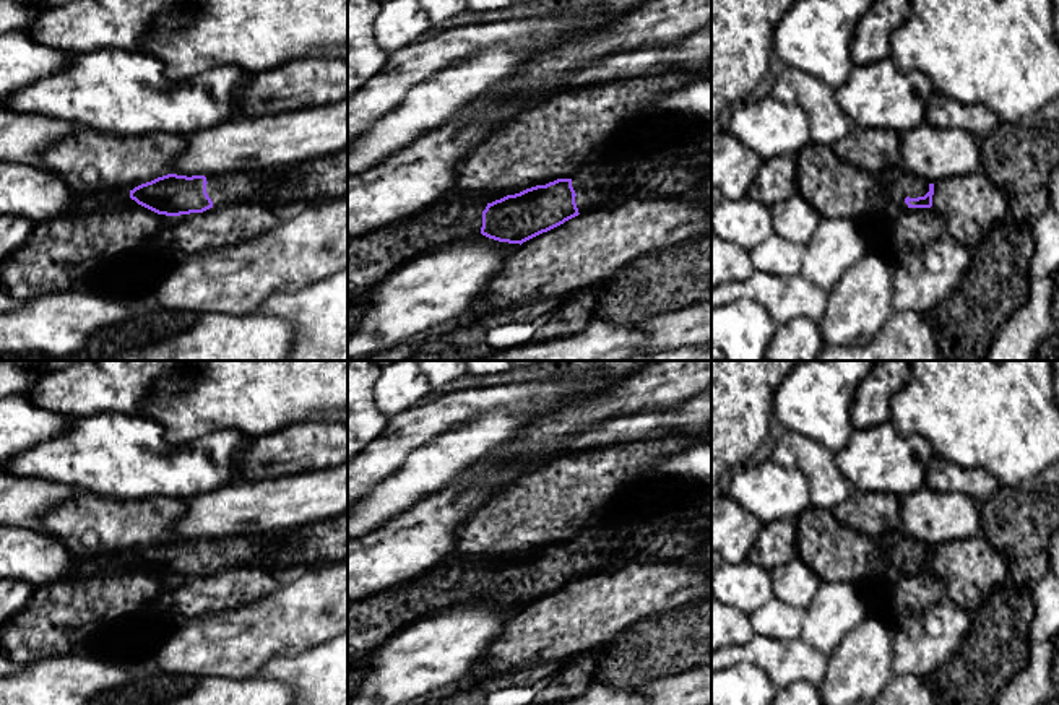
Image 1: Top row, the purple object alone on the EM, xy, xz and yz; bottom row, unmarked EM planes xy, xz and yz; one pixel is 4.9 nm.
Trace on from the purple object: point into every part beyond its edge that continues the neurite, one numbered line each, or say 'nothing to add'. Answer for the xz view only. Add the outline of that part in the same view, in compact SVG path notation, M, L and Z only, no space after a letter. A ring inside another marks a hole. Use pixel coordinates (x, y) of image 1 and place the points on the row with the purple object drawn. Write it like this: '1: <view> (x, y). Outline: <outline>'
1: xz (644, 174). Outline: M627 146L624 156L604 154L573 179L578 213L616 206L627 200L685 197L711 167L711 153L679 156L666 146Z
2: xz (372, 255). Outline: M456 188L416 214L348 237L348 304L414 257L481 236L482 210Z

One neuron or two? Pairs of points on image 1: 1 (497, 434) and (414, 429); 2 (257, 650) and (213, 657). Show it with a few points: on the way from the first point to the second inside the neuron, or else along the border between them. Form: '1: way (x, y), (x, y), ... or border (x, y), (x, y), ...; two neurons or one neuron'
1: border (483, 413), (476, 413), (452, 426), (416, 450); two neurons
2: way (246, 653), (242, 657), (224, 657); one neuron

